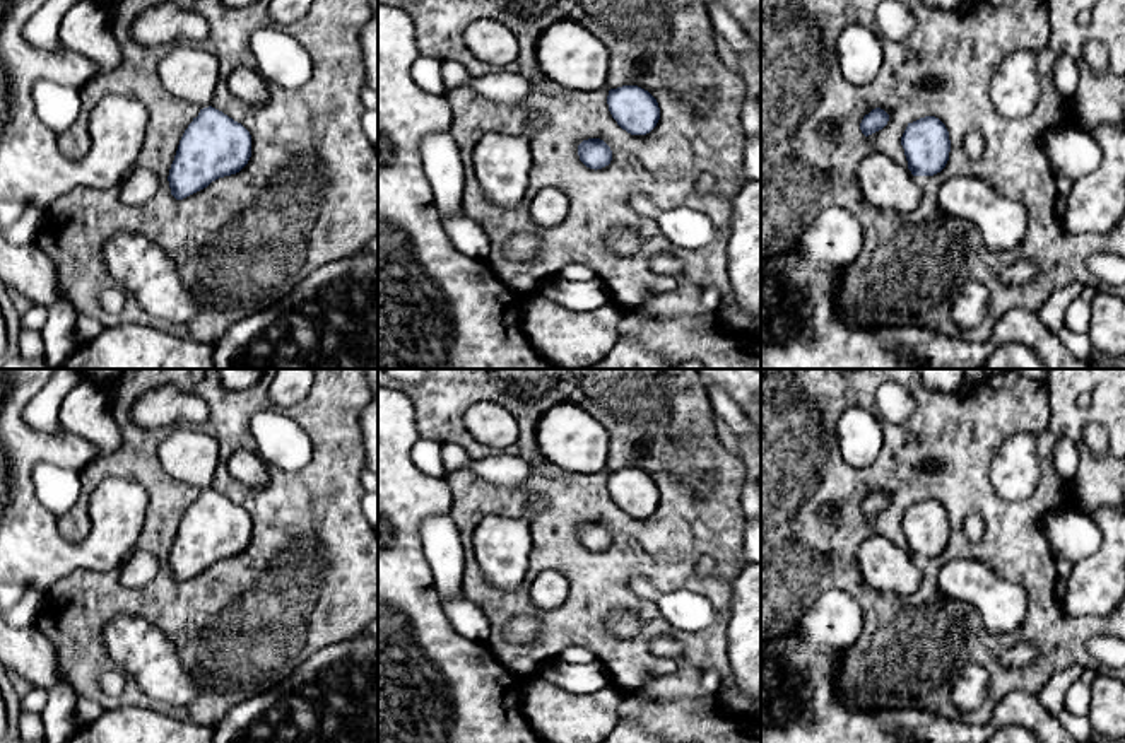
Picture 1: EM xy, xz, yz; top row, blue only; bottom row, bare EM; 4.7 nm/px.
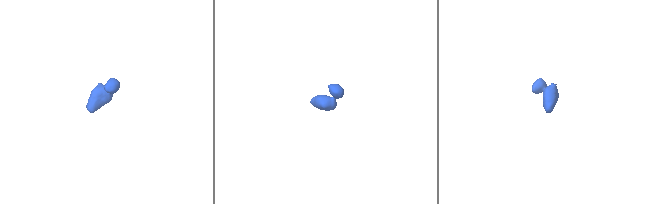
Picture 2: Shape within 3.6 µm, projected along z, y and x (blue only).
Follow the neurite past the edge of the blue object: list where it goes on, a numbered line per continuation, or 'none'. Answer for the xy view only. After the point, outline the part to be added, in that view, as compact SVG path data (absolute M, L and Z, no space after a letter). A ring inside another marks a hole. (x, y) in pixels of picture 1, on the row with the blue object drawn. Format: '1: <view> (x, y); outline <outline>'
1: xy (188, 72); outline M180 44L161 60L159 79L174 97L203 109L212 104L219 63L198 44Z

